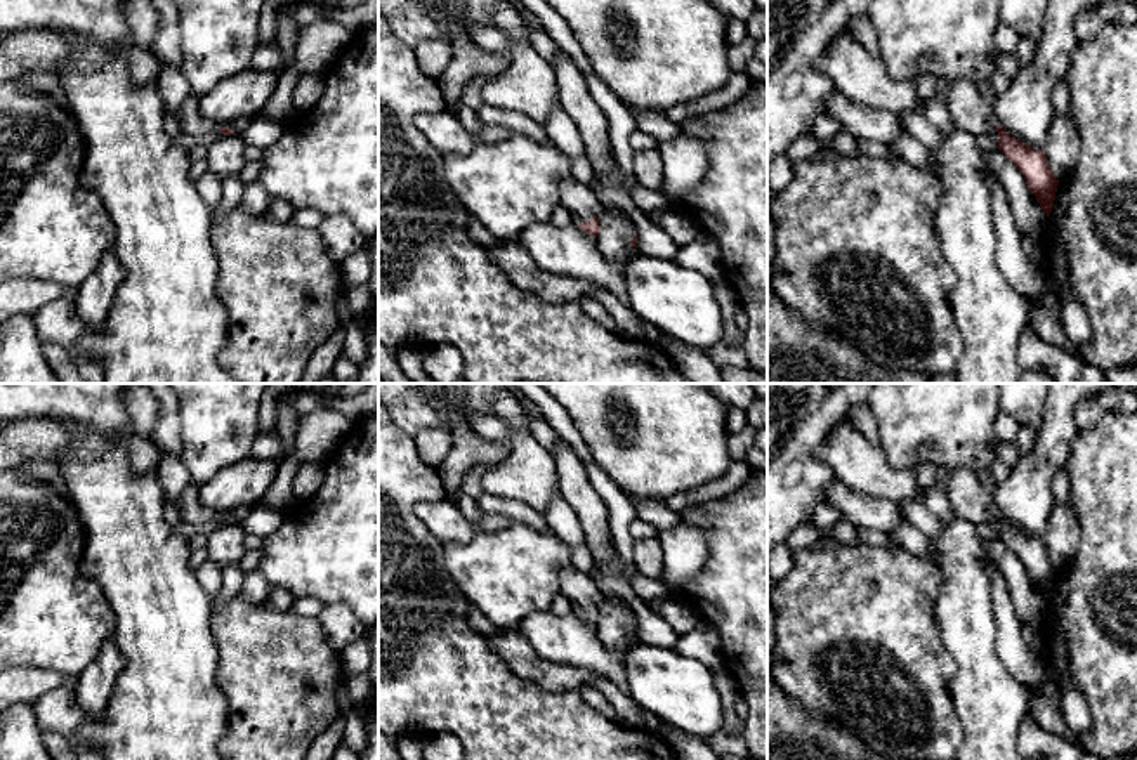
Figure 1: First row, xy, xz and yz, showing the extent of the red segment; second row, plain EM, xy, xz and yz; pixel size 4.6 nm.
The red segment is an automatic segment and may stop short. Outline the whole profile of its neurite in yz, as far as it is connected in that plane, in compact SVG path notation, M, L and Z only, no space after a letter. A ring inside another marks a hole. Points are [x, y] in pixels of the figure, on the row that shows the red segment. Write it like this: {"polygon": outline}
{"polygon": "M969 80L939 82L937 95L943 97L956 128L974 137L993 128L998 132L998 149L1021 170L1029 191L1048 217L1059 180L1048 167L1045 149L1029 147L1026 142L1010 137L996 123L993 102L986 101Z"}

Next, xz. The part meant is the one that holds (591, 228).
{"polygon": "M568 177L561 184L559 203L568 208L573 222L576 222L585 234L599 236L601 226L597 213L601 212L601 201L594 187Z"}

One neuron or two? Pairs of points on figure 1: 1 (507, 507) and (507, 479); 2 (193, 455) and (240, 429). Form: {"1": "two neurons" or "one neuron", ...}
{"1": "two neurons", "2": "one neuron"}

